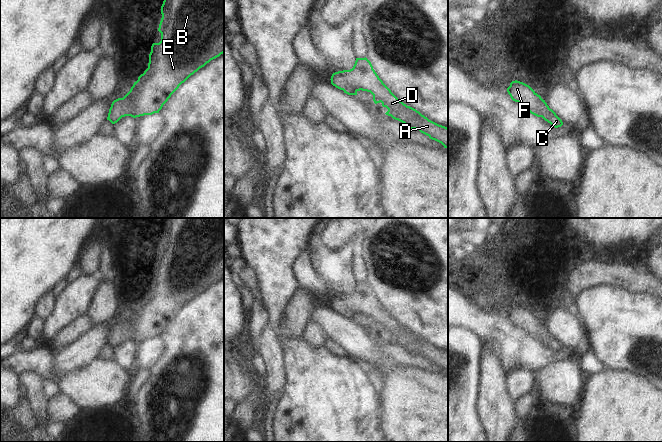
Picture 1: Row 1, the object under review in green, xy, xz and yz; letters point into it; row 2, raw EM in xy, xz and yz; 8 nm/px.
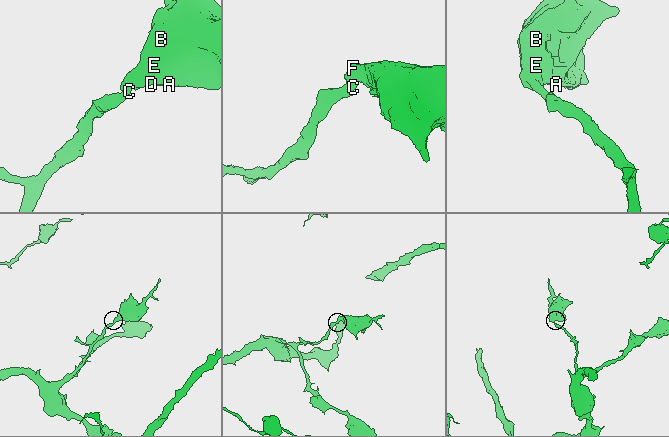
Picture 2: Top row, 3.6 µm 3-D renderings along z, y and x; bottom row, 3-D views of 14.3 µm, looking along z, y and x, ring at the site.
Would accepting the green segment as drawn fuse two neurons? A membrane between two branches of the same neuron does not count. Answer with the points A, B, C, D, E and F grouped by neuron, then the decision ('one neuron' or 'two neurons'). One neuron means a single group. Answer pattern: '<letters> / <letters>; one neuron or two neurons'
A B C D E F; one neuron

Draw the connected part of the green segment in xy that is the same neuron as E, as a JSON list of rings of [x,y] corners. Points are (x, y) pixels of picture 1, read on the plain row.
[[[166,218],[161,238],[161,265],[152,268],[148,292],[130,315],[112,326],[107,341],[112,348],[125,340],[159,337],[182,307],[224,277],[224,218]]]

